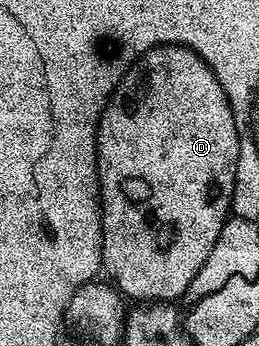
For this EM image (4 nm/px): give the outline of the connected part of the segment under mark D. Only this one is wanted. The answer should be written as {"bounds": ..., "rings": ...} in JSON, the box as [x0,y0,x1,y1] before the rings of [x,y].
{"bounds":[96,47,242,303],"rings":[[[176,47],[165,53],[168,53],[165,57],[156,57],[160,55],[145,55],[139,58],[138,64],[130,73],[132,90],[130,90],[129,93],[123,93],[123,91],[117,92],[115,96],[109,100],[108,105],[100,116],[100,126],[96,133],[96,162],[100,166],[100,208],[102,210],[100,218],[102,219],[102,227],[104,228],[104,264],[102,269],[105,274],[108,272],[109,275],[112,276],[112,278],[110,278],[111,284],[115,286],[125,298],[131,299],[131,297],[133,297],[133,302],[136,303],[172,303],[177,300],[175,297],[183,298],[185,294],[187,294],[190,283],[194,279],[194,275],[198,275],[198,271],[206,263],[206,259],[211,257],[214,243],[220,238],[222,227],[226,224],[232,212],[232,196],[234,195],[234,183],[236,182],[236,168],[238,167],[238,159],[240,158],[240,150],[242,148],[242,142],[240,142],[241,126],[236,120],[236,114],[232,112],[232,104],[228,101],[226,91],[222,87],[222,83],[217,79],[212,68],[210,68],[193,49]]]}

